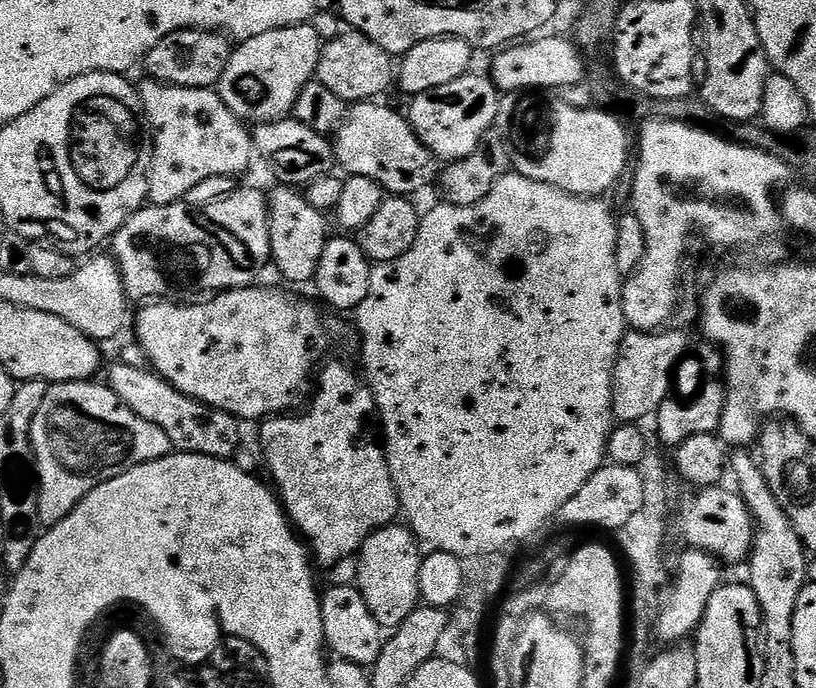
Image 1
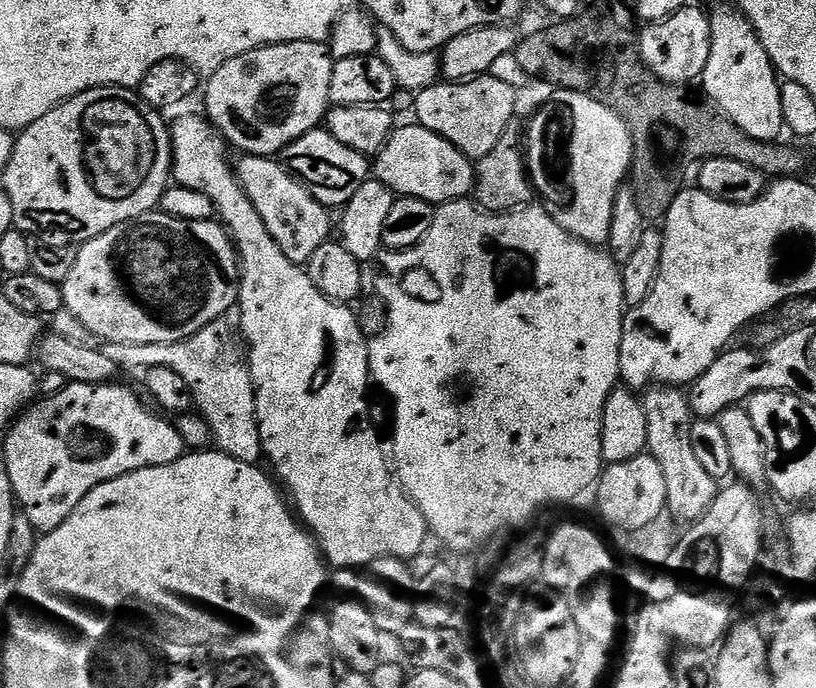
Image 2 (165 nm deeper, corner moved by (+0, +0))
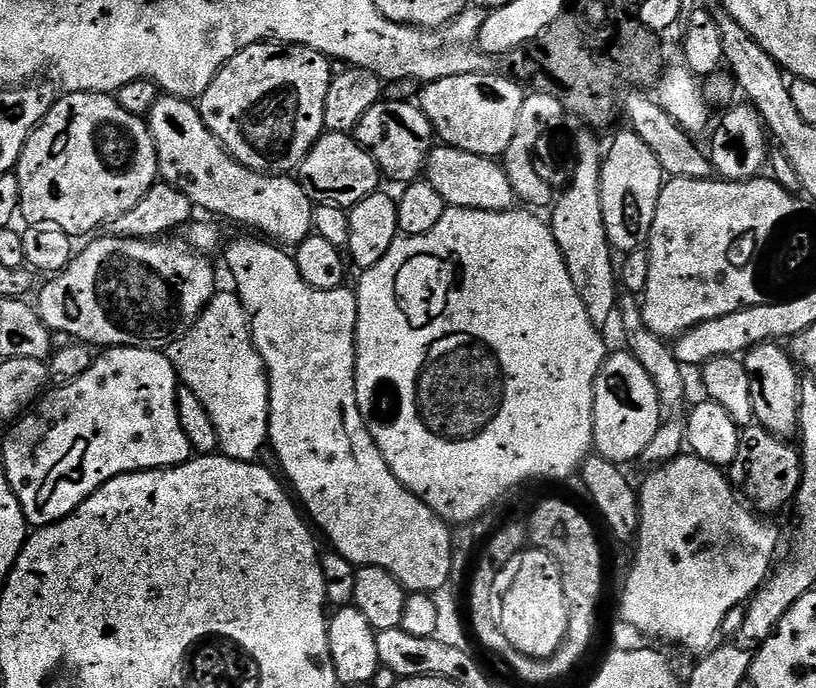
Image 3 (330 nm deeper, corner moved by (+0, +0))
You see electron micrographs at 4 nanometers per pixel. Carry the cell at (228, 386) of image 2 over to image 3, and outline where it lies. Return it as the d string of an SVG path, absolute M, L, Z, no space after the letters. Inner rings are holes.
M217 291L211 302L204 307L204 313L196 320L196 325L185 336L168 345L166 355L174 366L179 383L185 388L194 390L202 406L206 406L206 414L210 414L210 422L214 422L214 428L218 430L219 451L235 460L255 461L269 443L268 368L256 349L255 341L252 340L251 319L235 291Z

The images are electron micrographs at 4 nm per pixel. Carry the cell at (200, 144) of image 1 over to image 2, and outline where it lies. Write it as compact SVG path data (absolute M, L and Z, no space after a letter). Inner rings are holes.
M203 115L200 116L180 116L176 121L171 121L170 135L172 137L172 175L171 179L179 187L198 190L198 194L206 194L210 202L216 207L216 216L219 223L223 224L228 230L228 236L232 239L232 244L236 247L236 257L240 259L240 282L238 285L238 313L240 312L240 328L244 331L244 340L249 344L248 352L246 348L246 363L249 372L252 374L252 385L256 391L256 409L258 410L258 434L264 447L266 460L272 463L271 471L284 479L283 487L292 491L292 496L296 499L295 511L299 519L310 529L311 535L318 541L318 547L323 559L327 561L333 569L355 568L357 570L371 565L372 561L383 556L396 556L399 560L408 560L416 556L424 548L424 539L429 539L430 533L428 523L422 518L422 510L405 494L400 487L399 480L396 479L393 469L390 467L389 457L386 455L386 448L380 445L380 436L374 429L368 428L368 384L370 385L370 373L368 370L368 340L364 332L360 329L360 324L356 321L356 316L351 311L349 305L340 304L336 300L326 298L314 286L314 282L309 278L307 271L301 265L290 262L286 254L274 242L274 238L266 230L266 222L262 222L258 210L254 210L254 202L246 194L246 190L240 184L240 179L236 177L233 165L228 164L229 145L223 136L212 127L211 123Z

